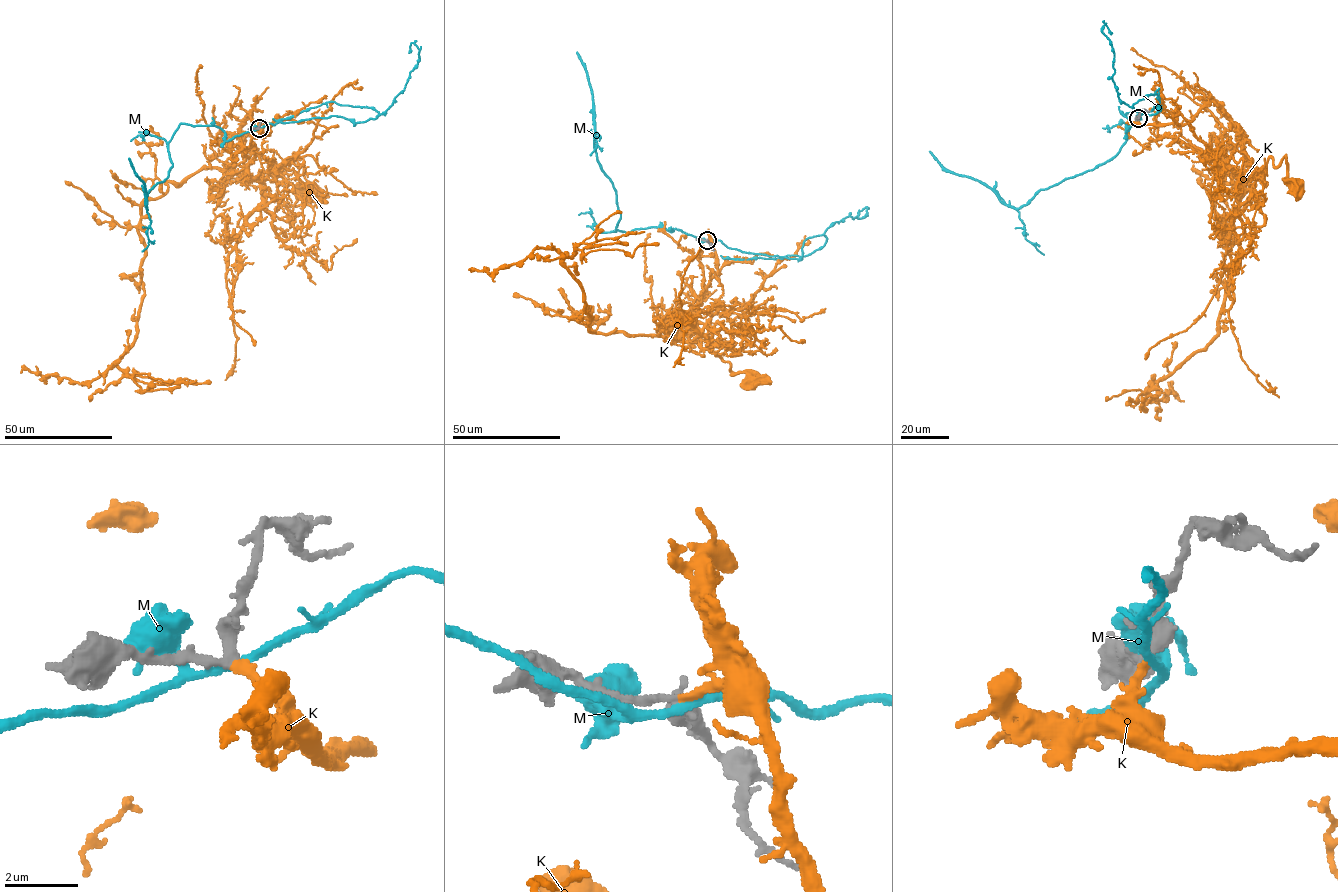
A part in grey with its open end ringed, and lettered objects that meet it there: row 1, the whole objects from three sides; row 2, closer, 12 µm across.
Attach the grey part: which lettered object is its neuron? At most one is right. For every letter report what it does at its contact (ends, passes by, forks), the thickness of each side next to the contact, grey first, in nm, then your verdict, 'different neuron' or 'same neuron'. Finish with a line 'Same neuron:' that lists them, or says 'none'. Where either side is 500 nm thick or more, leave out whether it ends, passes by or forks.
K: it ends there; 240 nm thick on the grey side, 240 nm on the other; same neuron
M: it passes by; 240 nm thick on the grey side, 220 nm on the other; different neuron
Same neuron: K

